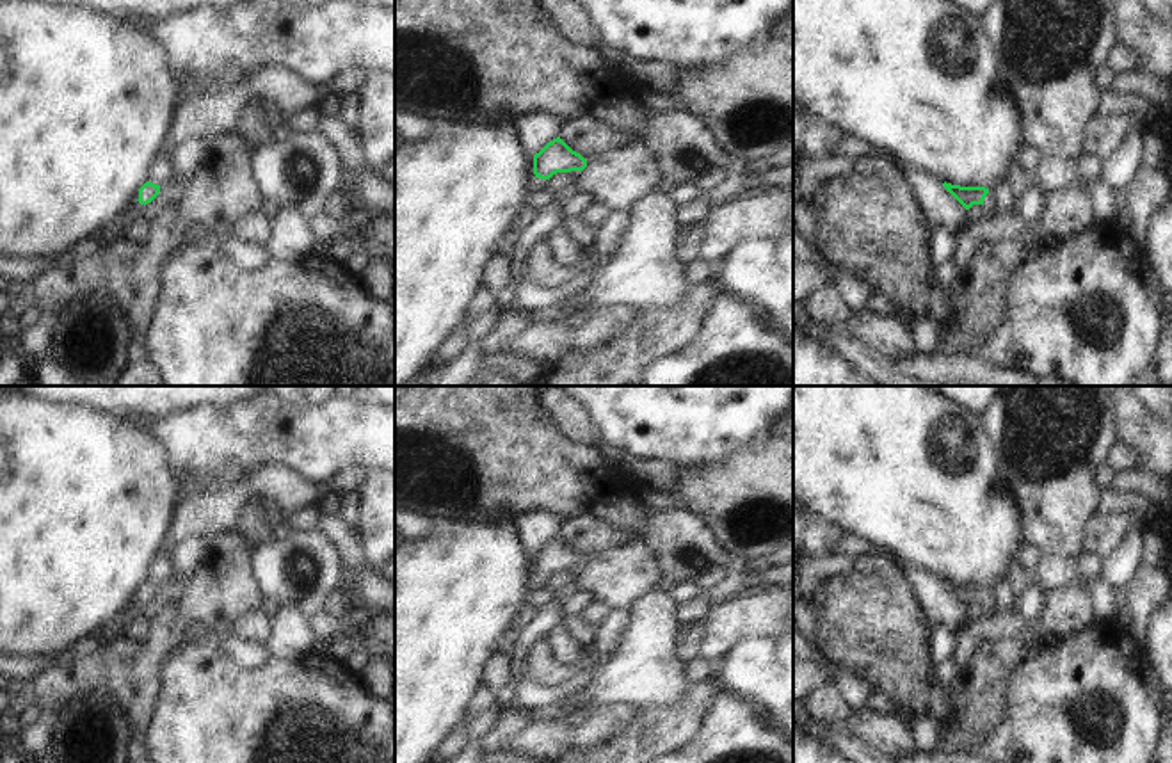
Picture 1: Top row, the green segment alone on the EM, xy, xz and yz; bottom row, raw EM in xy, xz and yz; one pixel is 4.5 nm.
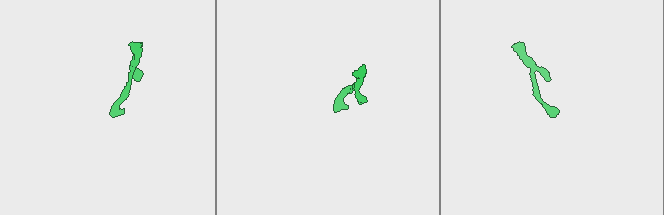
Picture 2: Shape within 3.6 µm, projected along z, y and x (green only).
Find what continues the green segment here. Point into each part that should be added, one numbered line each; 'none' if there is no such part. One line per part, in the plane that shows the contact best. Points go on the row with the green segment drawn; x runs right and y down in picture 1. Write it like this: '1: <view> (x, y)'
1: yz (989, 203)

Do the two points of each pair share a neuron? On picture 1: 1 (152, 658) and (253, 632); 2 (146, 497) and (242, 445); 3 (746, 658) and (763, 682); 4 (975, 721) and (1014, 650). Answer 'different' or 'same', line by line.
1: different
2: different
3: same
4: same

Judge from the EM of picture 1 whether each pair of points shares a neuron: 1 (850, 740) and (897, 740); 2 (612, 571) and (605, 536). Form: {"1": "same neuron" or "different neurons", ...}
{"1": "different neurons", "2": "same neuron"}

